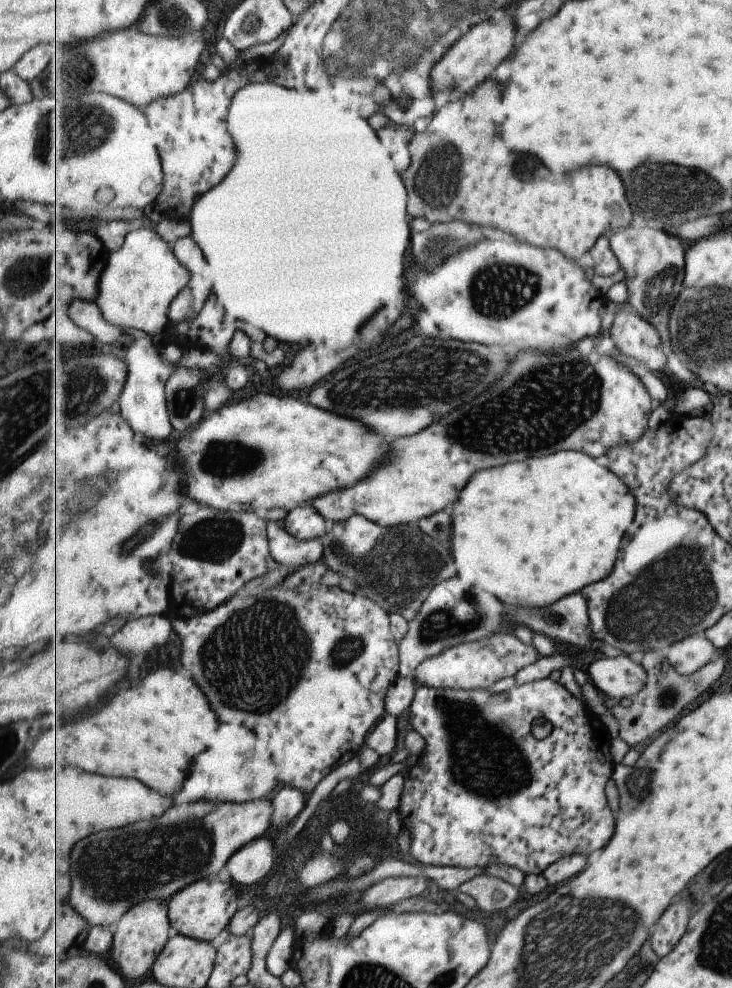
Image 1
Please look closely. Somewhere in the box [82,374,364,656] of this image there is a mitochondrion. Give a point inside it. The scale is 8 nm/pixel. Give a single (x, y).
(215, 538)

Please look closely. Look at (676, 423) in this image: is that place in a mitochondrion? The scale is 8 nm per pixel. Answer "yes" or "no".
no

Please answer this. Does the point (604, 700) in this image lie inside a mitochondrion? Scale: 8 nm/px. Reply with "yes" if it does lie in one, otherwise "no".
no

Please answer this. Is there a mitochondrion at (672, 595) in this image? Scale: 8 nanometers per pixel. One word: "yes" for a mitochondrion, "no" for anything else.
yes

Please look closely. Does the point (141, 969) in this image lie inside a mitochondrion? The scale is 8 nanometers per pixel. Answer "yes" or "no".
no

